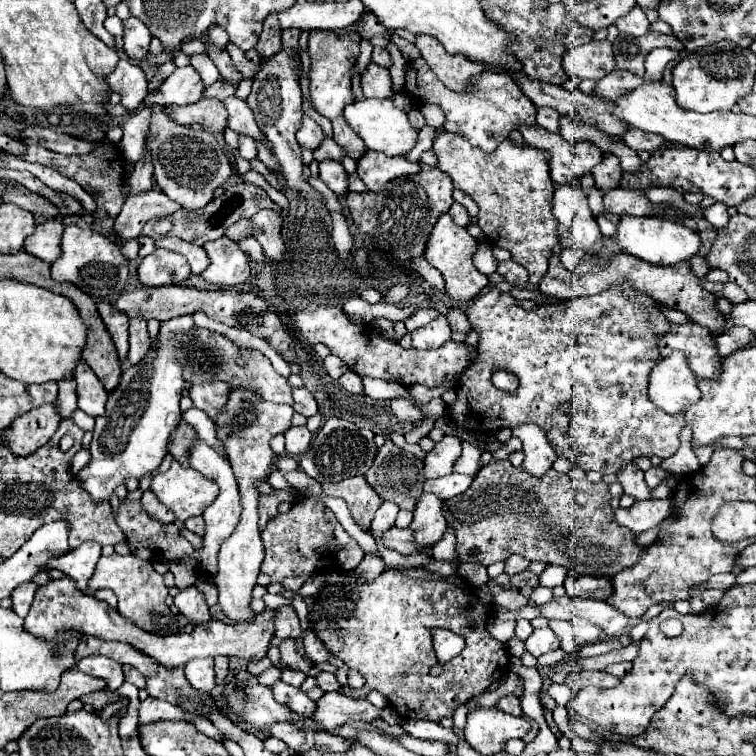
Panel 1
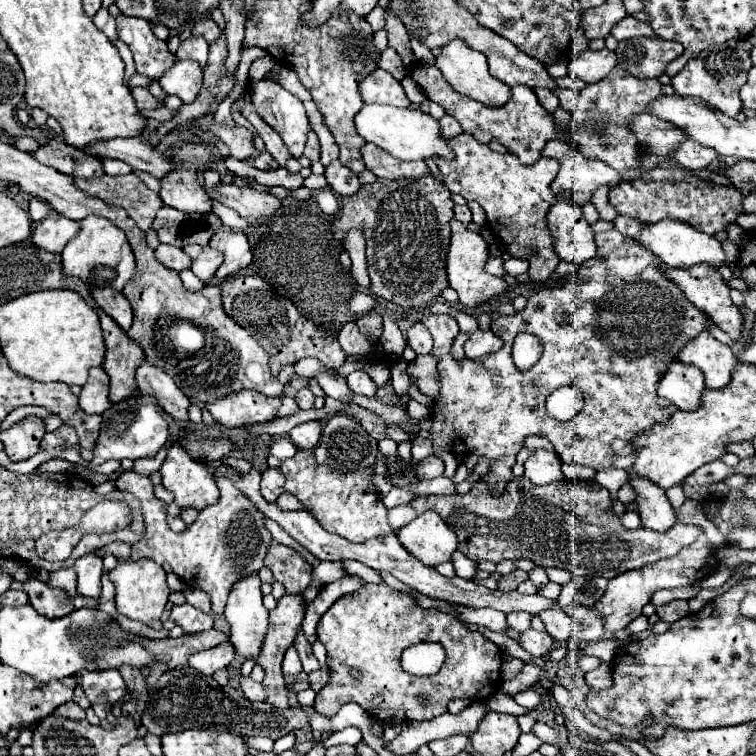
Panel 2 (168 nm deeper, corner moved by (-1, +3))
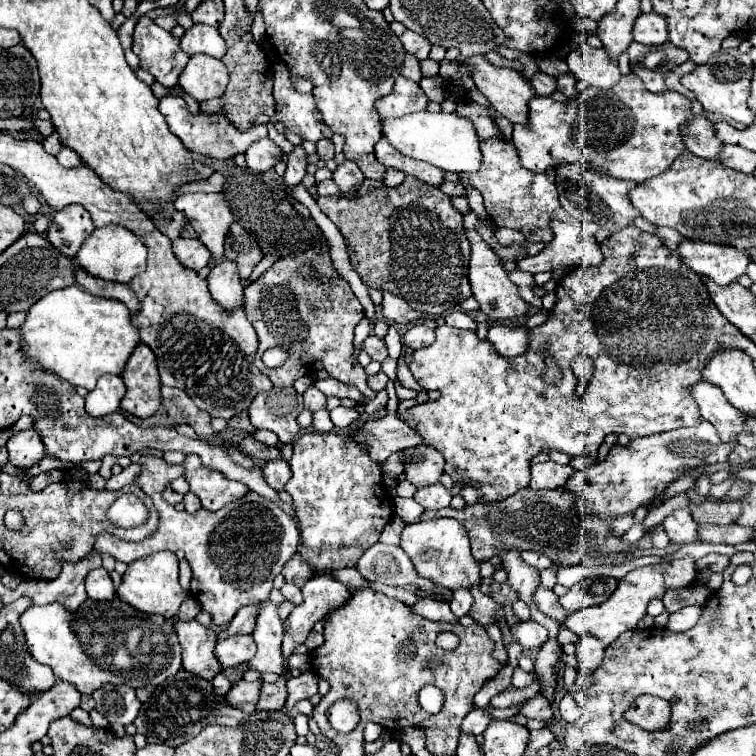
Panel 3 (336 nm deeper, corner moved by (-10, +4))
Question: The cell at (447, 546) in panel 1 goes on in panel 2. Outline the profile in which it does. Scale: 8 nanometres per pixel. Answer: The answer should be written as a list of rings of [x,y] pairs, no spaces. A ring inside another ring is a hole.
[[[459,550],[453,554],[453,566],[455,566],[455,574],[459,578],[467,578],[467,580],[473,580],[475,574],[477,574],[477,564],[469,558],[465,558]]]

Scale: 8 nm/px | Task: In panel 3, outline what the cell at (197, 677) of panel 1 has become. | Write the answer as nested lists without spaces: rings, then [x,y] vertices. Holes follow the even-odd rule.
[[[234,635],[232,639],[222,639],[216,645],[216,659],[220,661],[222,669],[250,661],[254,653],[256,653],[256,643],[250,635]]]

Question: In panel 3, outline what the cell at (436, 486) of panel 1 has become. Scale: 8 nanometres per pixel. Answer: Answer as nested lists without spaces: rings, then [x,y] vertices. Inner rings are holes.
[[[436,483],[436,485],[426,485],[426,487],[416,489],[414,499],[416,499],[424,509],[442,509],[442,507],[448,507],[448,505],[450,505],[452,493],[450,493],[450,489],[444,487],[442,483]]]

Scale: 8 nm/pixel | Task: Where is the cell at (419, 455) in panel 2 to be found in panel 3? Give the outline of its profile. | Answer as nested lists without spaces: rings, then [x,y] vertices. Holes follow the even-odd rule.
[[[392,381],[388,383],[386,391],[390,395],[388,405],[386,405],[388,409],[386,417],[376,419],[376,421],[366,421],[358,435],[358,439],[370,447],[368,453],[376,463],[386,461],[394,451],[404,451],[416,445],[424,445],[422,437],[412,427],[408,427],[402,419],[396,417],[398,397],[396,397]]]

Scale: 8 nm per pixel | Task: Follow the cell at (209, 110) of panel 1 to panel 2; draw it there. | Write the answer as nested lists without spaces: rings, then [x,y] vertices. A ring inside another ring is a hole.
[[[215,124],[211,128],[203,128],[207,132],[213,132],[217,138],[221,138],[227,148],[231,150],[231,156],[237,158],[237,160],[249,160],[253,158],[253,152],[255,152],[255,146],[253,146],[253,134],[243,128],[243,126],[235,126],[235,128],[227,128],[227,126],[221,126],[221,124]]]

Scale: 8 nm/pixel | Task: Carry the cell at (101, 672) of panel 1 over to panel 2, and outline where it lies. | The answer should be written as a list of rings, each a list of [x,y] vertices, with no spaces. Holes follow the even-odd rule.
[[[83,670],[81,686],[91,702],[91,708],[101,720],[113,710],[113,704],[119,702],[127,692],[125,682],[117,670],[103,670],[103,672]]]

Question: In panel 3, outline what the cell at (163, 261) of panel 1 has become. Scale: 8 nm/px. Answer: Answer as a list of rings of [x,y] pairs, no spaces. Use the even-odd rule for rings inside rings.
[[[176,239],[172,247],[178,261],[192,271],[200,271],[210,261],[210,251],[198,239]]]

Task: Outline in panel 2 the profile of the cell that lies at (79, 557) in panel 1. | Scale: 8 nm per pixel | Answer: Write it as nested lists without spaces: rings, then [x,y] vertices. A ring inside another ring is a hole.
[[[85,554],[75,562],[77,572],[77,594],[87,598],[99,598],[101,596],[101,572],[103,572],[103,560],[95,554]]]

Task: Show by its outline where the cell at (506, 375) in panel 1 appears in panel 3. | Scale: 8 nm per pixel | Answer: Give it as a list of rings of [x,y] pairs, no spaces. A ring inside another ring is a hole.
[[[506,325],[490,327],[488,341],[504,357],[522,355],[526,351],[526,345],[528,345],[528,337],[526,337],[524,327],[506,327]]]

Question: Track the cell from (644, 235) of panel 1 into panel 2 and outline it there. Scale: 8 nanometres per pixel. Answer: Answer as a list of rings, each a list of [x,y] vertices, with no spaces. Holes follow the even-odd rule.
[[[661,220],[659,224],[645,224],[643,232],[637,236],[637,240],[647,250],[651,250],[655,256],[659,256],[667,266],[691,268],[695,264],[709,264],[713,268],[721,268],[725,264],[723,246],[715,236],[707,236],[679,220]]]

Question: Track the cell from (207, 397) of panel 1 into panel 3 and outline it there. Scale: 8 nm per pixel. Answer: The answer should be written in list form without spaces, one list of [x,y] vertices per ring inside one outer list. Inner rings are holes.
[[[280,387],[280,391],[258,393],[248,409],[248,419],[256,429],[274,431],[282,443],[292,443],[300,431],[296,417],[302,409],[302,395],[294,387]]]

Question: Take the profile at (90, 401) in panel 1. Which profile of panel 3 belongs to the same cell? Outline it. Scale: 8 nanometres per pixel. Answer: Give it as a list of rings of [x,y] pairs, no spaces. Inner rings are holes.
[[[102,375],[96,383],[96,389],[92,389],[88,395],[86,395],[86,411],[88,415],[92,417],[104,417],[104,415],[110,415],[114,411],[120,409],[120,399],[124,397],[126,393],[126,387],[124,387],[124,381],[120,375]]]

